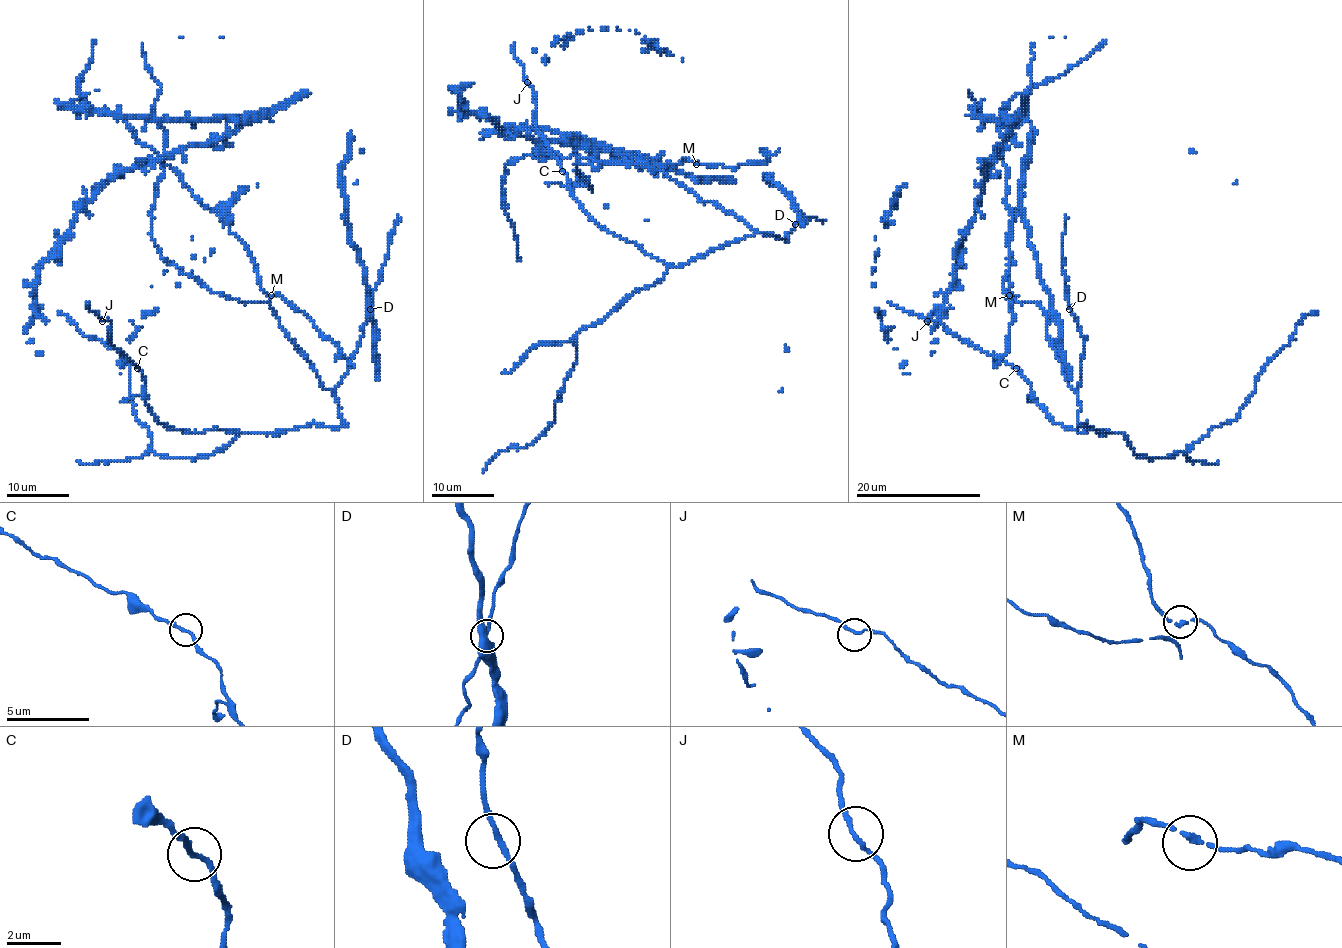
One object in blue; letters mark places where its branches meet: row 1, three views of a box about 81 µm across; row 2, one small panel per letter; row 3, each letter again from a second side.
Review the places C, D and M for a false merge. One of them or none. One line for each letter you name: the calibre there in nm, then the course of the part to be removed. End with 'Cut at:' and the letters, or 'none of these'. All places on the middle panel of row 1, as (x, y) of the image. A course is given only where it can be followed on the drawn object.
Cut at: none of these

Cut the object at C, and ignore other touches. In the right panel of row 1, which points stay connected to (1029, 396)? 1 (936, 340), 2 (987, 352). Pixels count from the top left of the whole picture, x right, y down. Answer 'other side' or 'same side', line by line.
1: same side
2: other side

